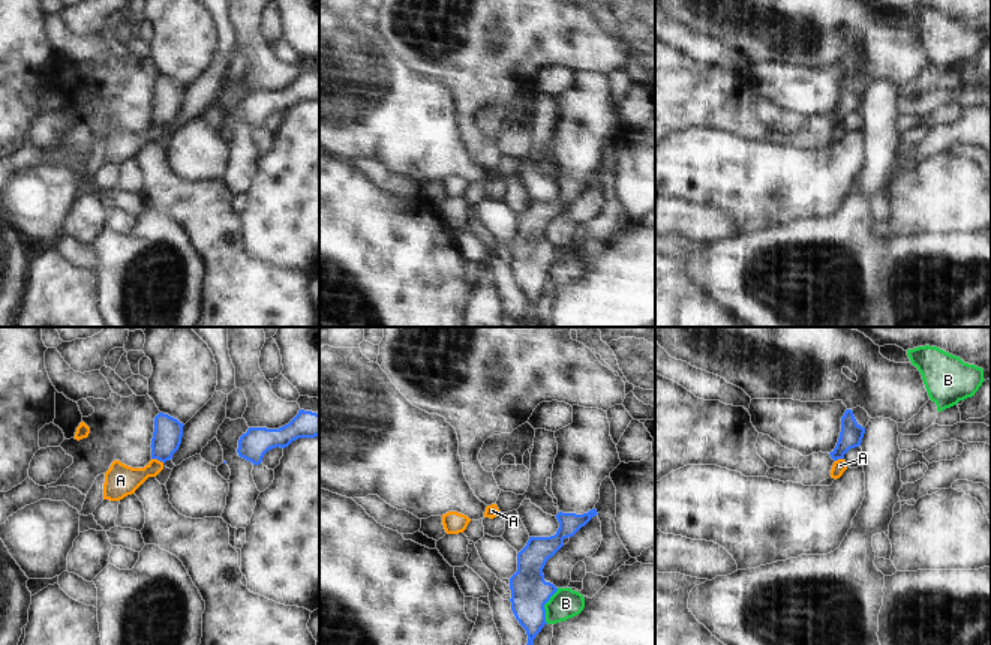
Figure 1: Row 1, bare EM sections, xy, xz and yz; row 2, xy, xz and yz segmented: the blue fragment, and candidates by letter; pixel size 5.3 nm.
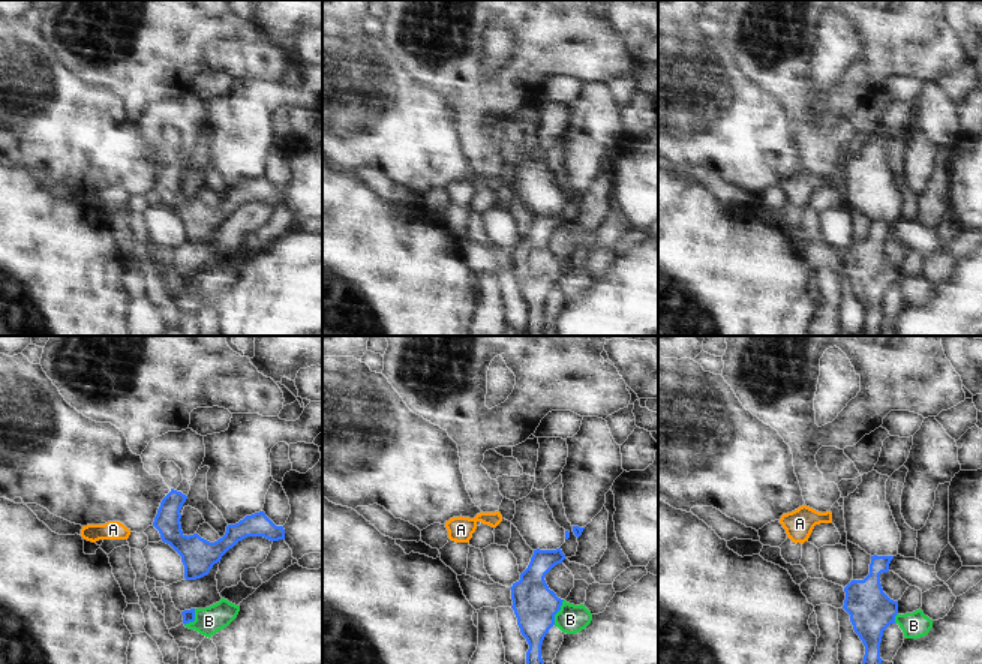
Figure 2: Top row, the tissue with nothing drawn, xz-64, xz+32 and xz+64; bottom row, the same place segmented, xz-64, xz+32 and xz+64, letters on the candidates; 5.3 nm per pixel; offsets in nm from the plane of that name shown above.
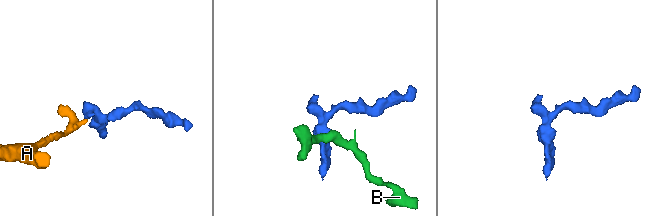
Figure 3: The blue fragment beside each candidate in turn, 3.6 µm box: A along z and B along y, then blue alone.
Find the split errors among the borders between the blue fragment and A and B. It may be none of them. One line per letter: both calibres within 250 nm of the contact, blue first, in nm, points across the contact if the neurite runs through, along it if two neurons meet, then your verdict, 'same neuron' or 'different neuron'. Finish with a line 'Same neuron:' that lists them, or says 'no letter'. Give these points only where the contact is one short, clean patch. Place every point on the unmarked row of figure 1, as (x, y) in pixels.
A: 160 nm thick on the blue side, 180 nm on the other; border along xy (152, 122), (164, 126); different neuron
B: 200 nm thick on the blue side, 160 nm on the other; border along xz (558, 252), (544, 269), (546, 287); different neuron
Same neuron: no letter

